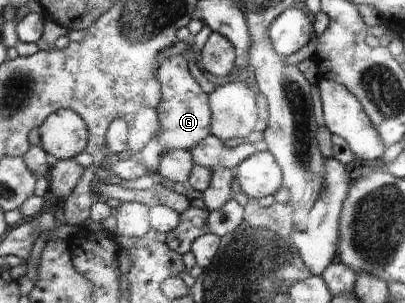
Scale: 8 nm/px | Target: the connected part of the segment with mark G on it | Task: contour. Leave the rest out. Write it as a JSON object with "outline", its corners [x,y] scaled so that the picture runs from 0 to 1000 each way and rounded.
{"outline":[[[454,178],[420,185],[398,218],[393,264],[402,287],[400,353],[393,366],[405,376],[402,406],[407,436],[385,452],[351,502],[346,538],[365,551],[365,564],[390,564],[398,508],[420,488],[479,495],[489,479],[521,446],[519,399],[526,399],[526,373],[519,373],[521,347],[514,347],[514,307],[504,287],[479,257],[467,198]]]}

